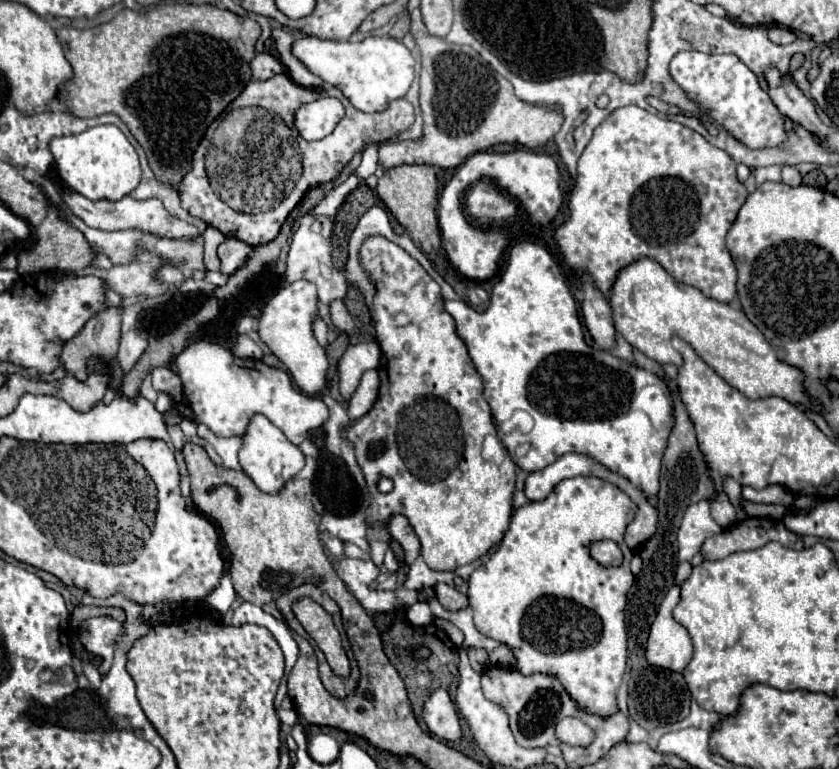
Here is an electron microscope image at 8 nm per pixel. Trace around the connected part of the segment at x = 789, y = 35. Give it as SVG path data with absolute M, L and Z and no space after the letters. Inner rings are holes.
M771 28L769 30L769 40L773 44L791 44L793 40L797 40L797 36L791 30L785 30L785 28Z

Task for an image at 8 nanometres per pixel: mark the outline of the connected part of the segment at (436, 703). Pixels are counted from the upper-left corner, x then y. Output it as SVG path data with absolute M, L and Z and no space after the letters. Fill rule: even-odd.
M439 688L431 694L423 708L423 720L427 728L443 740L459 740L462 736L460 718L454 701L447 690Z

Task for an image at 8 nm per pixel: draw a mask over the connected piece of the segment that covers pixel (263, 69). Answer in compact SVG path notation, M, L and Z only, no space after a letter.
M257 54L251 62L251 72L253 72L253 78L267 80L267 78L273 78L275 74L285 72L285 66L271 54Z

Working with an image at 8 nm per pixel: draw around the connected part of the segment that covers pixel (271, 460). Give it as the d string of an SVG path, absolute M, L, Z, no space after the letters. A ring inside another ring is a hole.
M253 416L249 422L249 428L243 436L243 448L239 452L239 462L243 472L255 482L255 486L267 494L277 494L283 490L283 486L295 478L303 466L305 466L305 456L299 446L291 444L285 434L273 426L265 416Z

